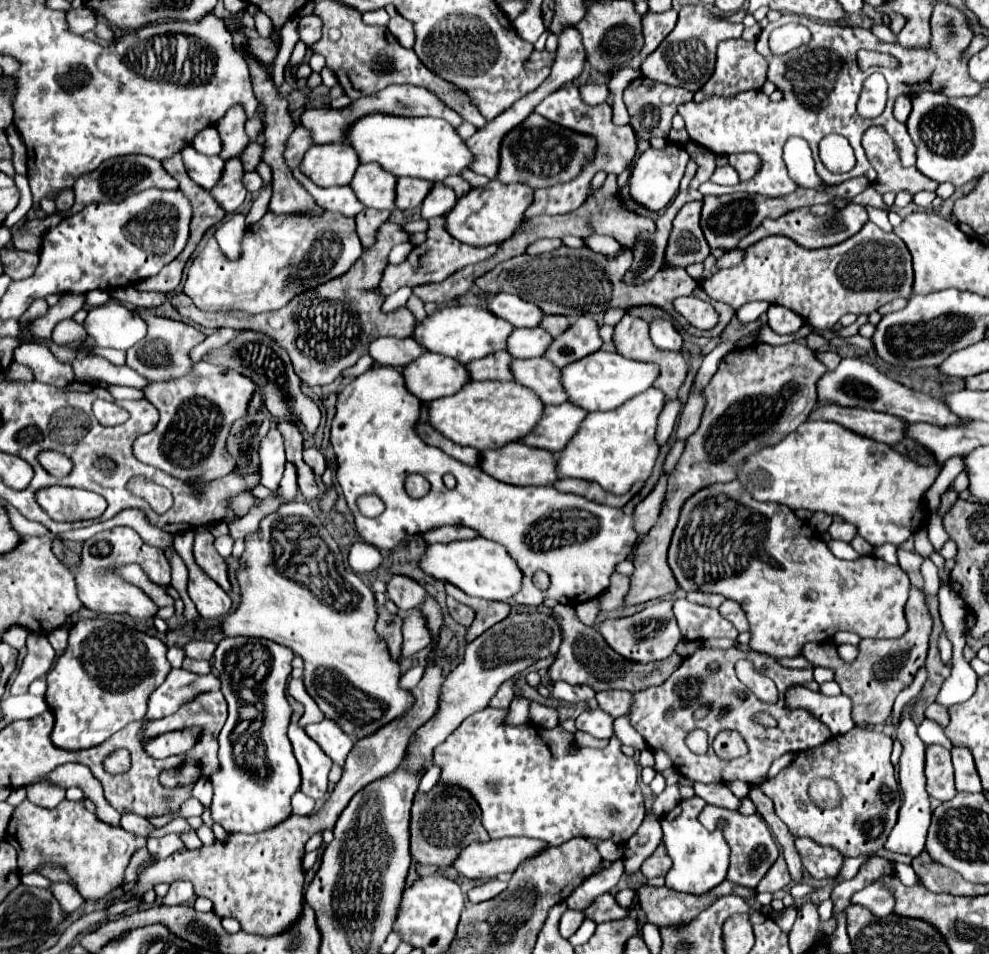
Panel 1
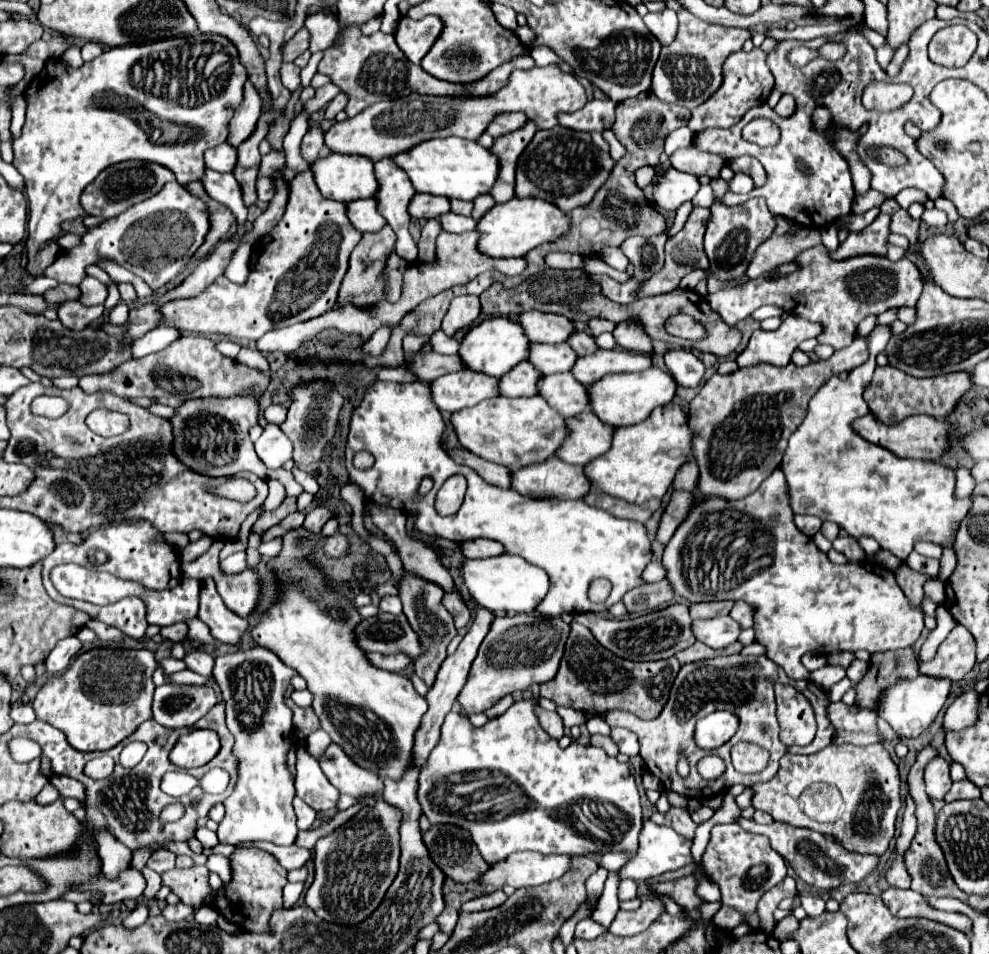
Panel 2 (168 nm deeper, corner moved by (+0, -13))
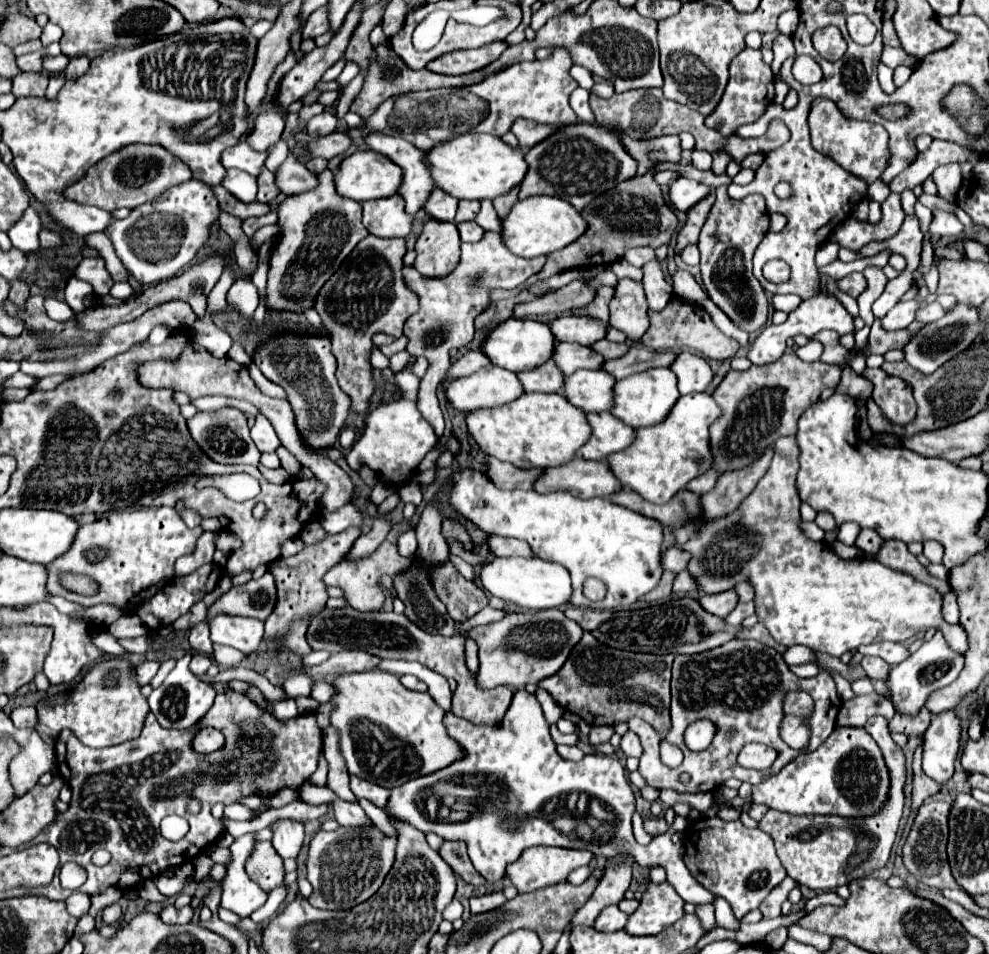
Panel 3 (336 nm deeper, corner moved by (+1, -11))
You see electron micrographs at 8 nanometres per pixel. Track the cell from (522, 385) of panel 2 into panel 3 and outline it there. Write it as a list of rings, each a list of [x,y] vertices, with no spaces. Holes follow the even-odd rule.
[[[546,361],[530,371],[520,371],[518,379],[524,387],[524,391],[540,391],[540,393],[558,393],[562,391],[564,375],[552,361]]]

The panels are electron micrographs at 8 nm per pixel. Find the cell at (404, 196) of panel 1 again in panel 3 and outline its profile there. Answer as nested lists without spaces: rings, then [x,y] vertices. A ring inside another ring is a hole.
[[[434,189],[428,197],[428,201],[424,203],[424,211],[438,221],[454,221],[456,215],[456,207],[458,207],[458,199],[454,199],[452,195]]]

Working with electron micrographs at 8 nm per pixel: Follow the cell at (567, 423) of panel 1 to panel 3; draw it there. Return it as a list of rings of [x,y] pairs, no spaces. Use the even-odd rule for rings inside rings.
[[[608,411],[586,415],[592,437],[576,451],[580,459],[606,459],[610,453],[626,449],[634,441],[634,429],[628,429],[622,421],[616,421]]]

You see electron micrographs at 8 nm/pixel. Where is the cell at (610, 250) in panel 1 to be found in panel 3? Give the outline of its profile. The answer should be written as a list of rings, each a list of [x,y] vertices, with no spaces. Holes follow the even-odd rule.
[[[636,247],[636,249],[630,249],[630,251],[626,251],[624,257],[634,267],[644,267],[650,261],[658,261],[652,247]]]

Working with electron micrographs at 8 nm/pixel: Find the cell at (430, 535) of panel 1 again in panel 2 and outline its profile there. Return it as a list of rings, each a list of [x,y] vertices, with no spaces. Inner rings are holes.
[[[473,539],[461,543],[461,551],[467,559],[481,559],[481,557],[503,555],[505,547],[501,547],[501,543],[495,543],[493,539]]]

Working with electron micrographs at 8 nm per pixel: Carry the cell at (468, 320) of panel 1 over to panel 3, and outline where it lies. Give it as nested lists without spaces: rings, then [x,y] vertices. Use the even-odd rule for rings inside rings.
[[[516,317],[506,319],[498,327],[494,327],[480,343],[480,351],[490,359],[492,365],[514,373],[542,365],[544,361],[550,359],[552,349],[554,349],[554,337],[546,323],[532,321],[532,319],[516,319]]]

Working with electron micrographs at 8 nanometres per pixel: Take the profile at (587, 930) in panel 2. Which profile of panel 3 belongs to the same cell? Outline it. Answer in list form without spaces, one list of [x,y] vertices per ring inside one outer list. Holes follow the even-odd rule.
[[[610,905],[596,917],[592,927],[602,933],[612,933],[612,931],[620,931],[624,927],[626,919],[628,919],[628,915],[624,915],[616,905]]]

